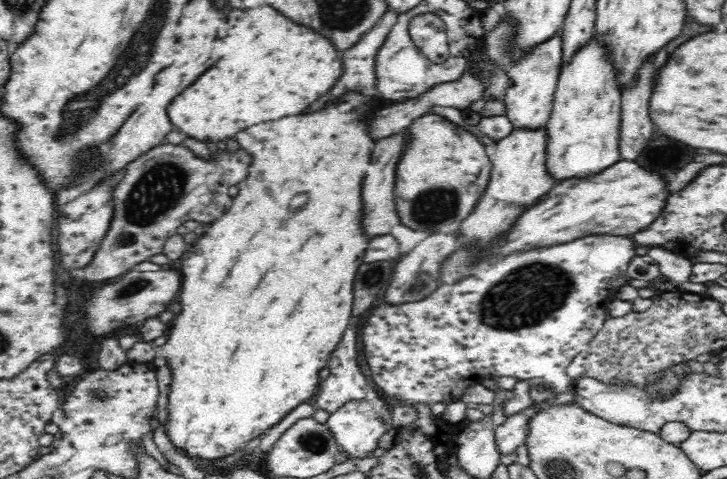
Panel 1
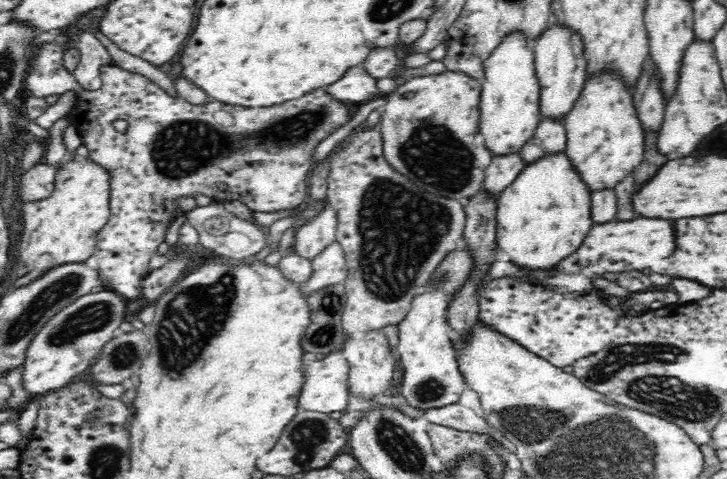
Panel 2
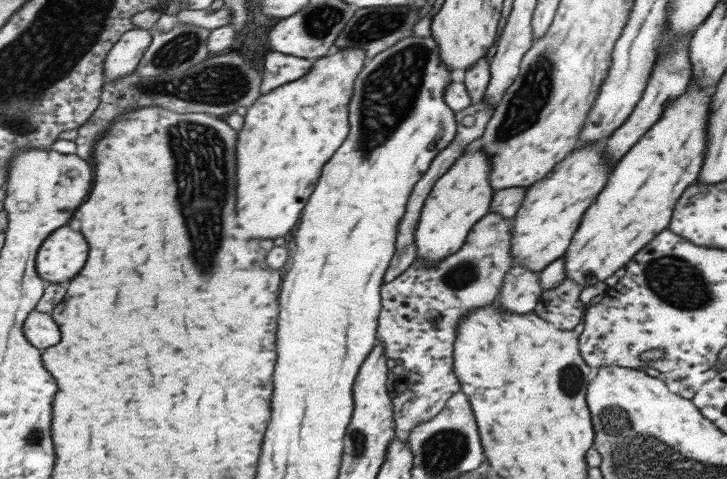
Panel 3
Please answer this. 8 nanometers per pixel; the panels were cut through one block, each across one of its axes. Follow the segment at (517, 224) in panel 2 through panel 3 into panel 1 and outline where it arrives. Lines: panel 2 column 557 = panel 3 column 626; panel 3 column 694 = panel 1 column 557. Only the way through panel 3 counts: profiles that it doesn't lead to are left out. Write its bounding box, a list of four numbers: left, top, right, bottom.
[547,34,622,181]

